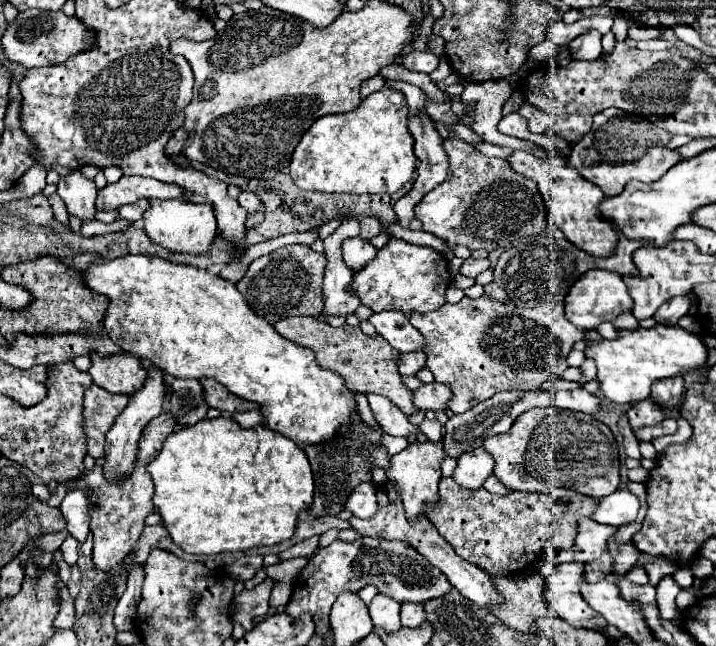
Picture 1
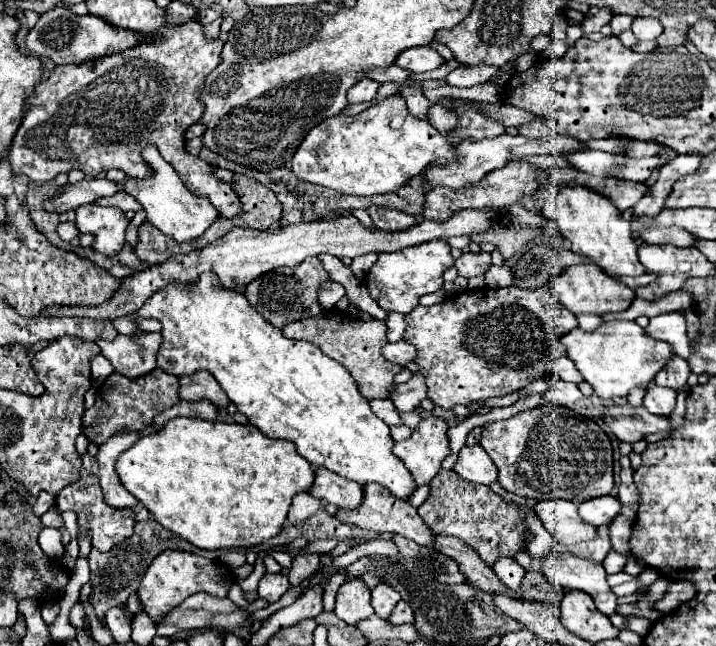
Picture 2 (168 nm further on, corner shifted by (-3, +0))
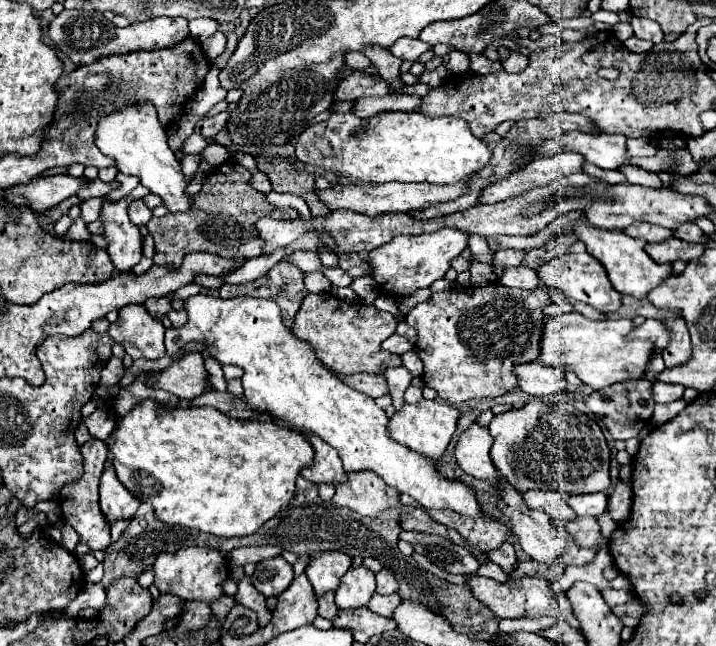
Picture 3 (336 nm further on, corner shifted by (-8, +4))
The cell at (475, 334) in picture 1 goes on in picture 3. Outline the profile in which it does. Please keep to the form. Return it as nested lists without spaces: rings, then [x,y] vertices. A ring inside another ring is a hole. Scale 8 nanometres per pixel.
[[[490,283],[484,287],[468,285],[464,289],[450,289],[432,293],[424,303],[412,307],[404,321],[416,329],[416,351],[424,363],[424,383],[432,387],[450,405],[464,403],[468,399],[500,397],[518,389],[518,377],[514,367],[520,363],[532,363],[540,357],[540,339],[544,331],[544,305],[552,303],[550,289],[538,285],[532,291],[512,289],[502,283]]]

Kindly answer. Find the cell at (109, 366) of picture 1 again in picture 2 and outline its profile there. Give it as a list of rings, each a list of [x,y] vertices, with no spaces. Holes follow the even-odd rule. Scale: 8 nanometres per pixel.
[[[143,333],[141,335],[117,335],[113,341],[99,339],[97,345],[101,353],[111,361],[117,373],[127,377],[147,375],[157,367],[157,351],[163,339],[161,333]],[[141,339],[141,345],[139,341]]]

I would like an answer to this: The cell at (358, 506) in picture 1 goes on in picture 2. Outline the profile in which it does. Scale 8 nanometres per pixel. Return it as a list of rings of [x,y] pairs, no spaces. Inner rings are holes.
[[[325,467],[315,471],[315,483],[311,485],[309,493],[343,509],[355,509],[363,501],[363,487],[359,483],[343,479]]]

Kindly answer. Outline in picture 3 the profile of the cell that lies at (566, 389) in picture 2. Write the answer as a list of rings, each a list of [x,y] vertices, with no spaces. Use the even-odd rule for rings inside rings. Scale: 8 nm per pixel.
[[[524,363],[516,367],[516,375],[520,379],[520,391],[542,397],[552,395],[566,389],[566,377],[560,367],[540,365],[540,363]]]

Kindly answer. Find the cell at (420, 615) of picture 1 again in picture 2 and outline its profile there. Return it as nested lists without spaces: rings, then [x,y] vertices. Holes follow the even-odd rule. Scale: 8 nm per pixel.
[[[399,601],[397,605],[395,605],[395,611],[389,615],[389,623],[393,623],[393,625],[401,625],[401,623],[413,623],[413,611],[411,611],[411,607],[409,607],[409,603],[405,603],[405,601]]]

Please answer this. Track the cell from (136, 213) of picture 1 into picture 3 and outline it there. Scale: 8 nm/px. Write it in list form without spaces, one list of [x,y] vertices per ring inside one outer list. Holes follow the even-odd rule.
[[[94,179],[94,181],[90,181],[84,189],[78,191],[78,197],[80,197],[82,201],[86,201],[86,199],[90,199],[90,197],[106,197],[106,195],[108,195],[110,191],[114,191],[116,187],[118,187],[116,181],[104,183],[104,181],[100,181],[100,179]]]

